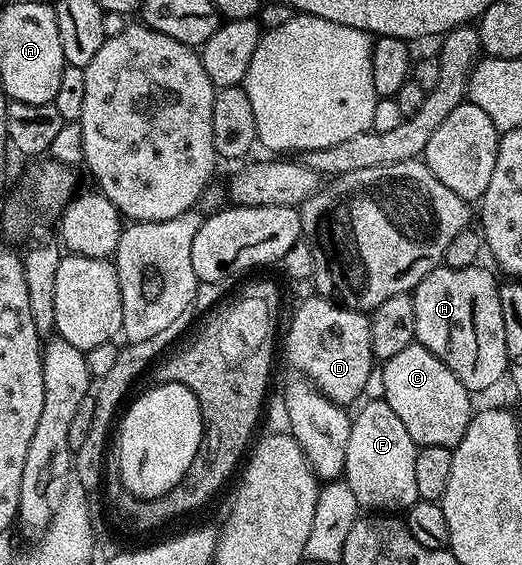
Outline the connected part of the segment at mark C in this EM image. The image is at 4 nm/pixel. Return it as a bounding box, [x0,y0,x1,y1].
[382,342,474,448]

